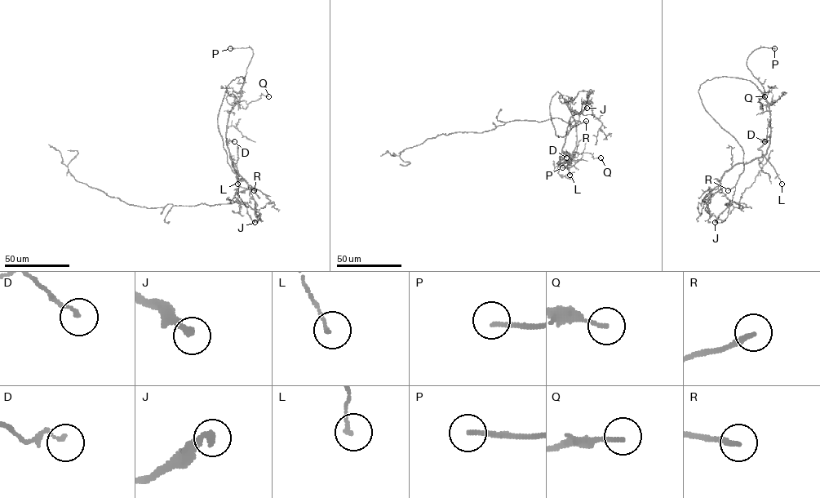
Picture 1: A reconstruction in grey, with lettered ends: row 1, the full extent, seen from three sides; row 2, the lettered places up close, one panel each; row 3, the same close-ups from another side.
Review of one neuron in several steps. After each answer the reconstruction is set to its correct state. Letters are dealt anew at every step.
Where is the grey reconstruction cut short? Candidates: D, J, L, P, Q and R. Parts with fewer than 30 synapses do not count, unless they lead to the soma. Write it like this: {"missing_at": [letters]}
{"missing_at": ["P", "R"]}

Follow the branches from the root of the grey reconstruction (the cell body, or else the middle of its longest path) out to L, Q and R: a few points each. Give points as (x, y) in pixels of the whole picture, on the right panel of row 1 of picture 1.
L: (729, 134), (702, 104), (698, 91), (707, 80), (749, 80), (762, 93), (771, 129), (764, 157), (782, 184)
Q: (729, 134), (705, 109), (700, 85), (715, 77), (738, 77), (762, 93), (767, 104), (760, 108), (764, 96)
R: (729, 134), (743, 151), (744, 169), (736, 185), (728, 190)

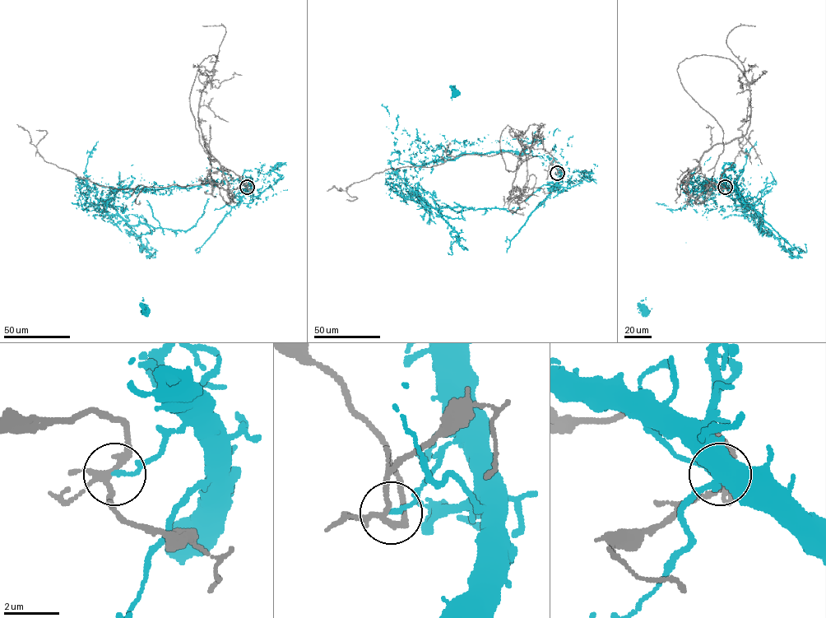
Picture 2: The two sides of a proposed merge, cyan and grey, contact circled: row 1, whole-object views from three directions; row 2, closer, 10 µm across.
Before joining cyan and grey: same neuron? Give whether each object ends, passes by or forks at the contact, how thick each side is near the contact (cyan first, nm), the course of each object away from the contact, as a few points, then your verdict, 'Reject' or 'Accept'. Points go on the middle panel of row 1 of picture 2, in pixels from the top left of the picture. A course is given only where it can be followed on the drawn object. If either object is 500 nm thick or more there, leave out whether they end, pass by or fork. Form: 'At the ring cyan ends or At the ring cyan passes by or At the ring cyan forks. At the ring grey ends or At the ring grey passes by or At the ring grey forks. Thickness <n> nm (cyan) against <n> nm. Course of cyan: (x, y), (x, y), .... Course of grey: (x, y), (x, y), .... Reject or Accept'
At the ring cyan ends. At the ring grey forks. Thickness 140 nm (cyan) against 180 nm. Course of cyan: (557, 173), (556, 159), (533, 156), (531, 151), (452, 159), (448, 151), (438, 149), (435, 156), (456, 93). Course of grey: (557, 173), (526, 147), (508, 199), (526, 164), (508, 125), (514, 171), (527, 155), (463, 155), (327, 191). Reject

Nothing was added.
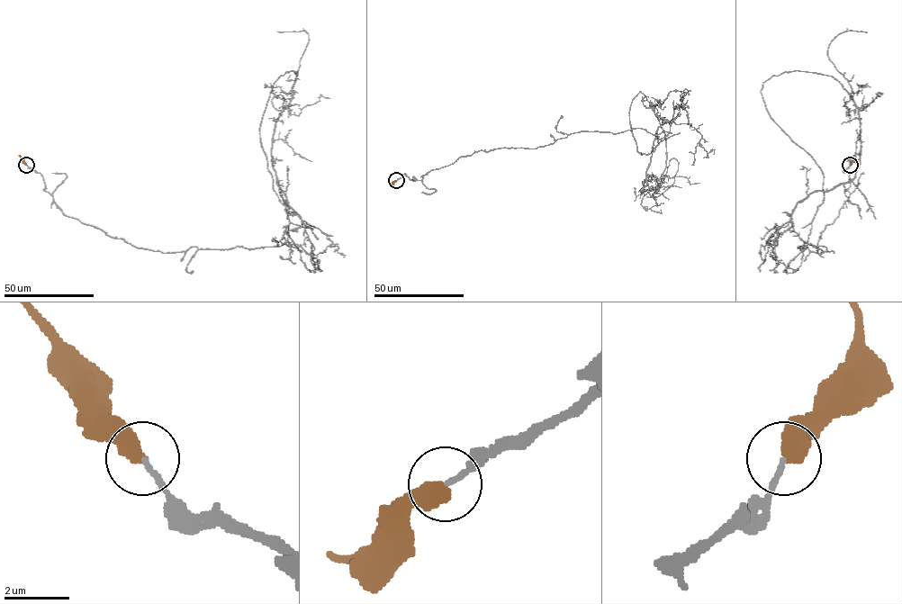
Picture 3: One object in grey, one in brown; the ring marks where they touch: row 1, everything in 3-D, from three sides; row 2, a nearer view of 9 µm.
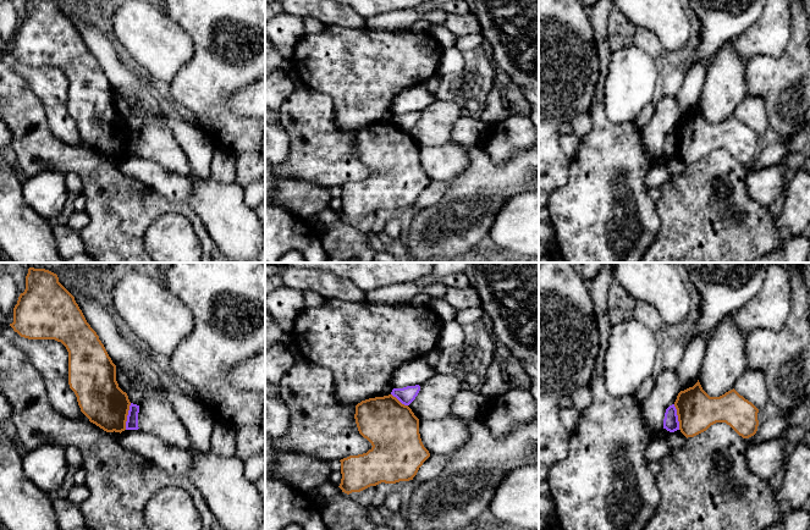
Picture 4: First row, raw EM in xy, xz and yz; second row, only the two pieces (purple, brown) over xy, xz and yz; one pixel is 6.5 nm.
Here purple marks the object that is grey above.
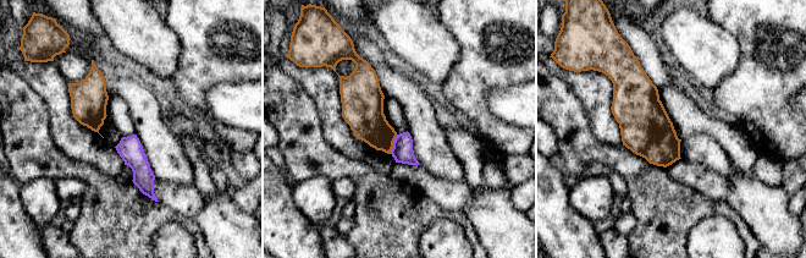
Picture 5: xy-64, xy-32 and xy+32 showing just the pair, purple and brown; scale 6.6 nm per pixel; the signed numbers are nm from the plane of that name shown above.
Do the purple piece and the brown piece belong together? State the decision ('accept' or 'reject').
reject

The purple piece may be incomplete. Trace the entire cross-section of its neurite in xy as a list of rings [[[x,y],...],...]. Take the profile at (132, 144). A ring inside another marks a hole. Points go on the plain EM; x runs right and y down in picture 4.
[[[131,129],[127,148],[126,148],[126,156],[138,156],[138,139],[139,132]]]

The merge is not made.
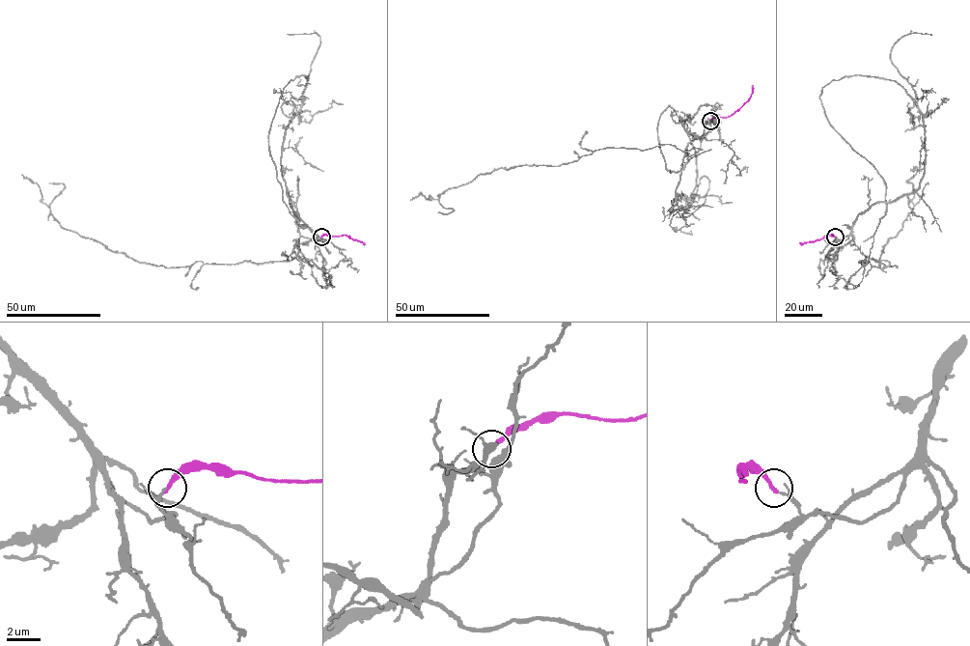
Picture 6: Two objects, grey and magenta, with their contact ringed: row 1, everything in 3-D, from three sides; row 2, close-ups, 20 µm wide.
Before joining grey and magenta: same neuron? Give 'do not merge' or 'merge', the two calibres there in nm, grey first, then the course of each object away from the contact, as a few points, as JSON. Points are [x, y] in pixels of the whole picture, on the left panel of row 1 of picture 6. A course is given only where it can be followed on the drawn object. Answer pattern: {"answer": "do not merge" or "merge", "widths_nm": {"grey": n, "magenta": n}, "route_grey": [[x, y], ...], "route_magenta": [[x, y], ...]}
{"answer": "do not merge", "widths_nm": {"grey": 100, "magenta": 240}, "route_grey": [[321, 237], [281, 172], [302, 75], [284, 88], [269, 149], [309, 265], [138, 263], [64, 229], [21, 175]], "route_magenta": [[321, 237], [346, 235], [363, 242]]}

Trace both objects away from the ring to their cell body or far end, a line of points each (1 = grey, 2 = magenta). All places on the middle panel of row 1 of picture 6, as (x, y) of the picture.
1: (710, 120), (683, 209), (695, 149), (669, 105), (678, 172), (697, 148), (605, 148), (410, 200)
2: (710, 120), (736, 111), (750, 98), (752, 85)

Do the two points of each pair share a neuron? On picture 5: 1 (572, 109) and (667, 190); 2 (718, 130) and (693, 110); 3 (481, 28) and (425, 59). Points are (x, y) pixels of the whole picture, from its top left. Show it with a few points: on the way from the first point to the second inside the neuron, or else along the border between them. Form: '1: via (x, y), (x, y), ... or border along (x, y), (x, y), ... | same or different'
1: via (584, 136), (601, 153), (618, 158), (640, 174) | same
2: via (712, 126), (699, 116) | same
3: border along (439, 18), (458, 43), (458, 60), (452, 69) | different

